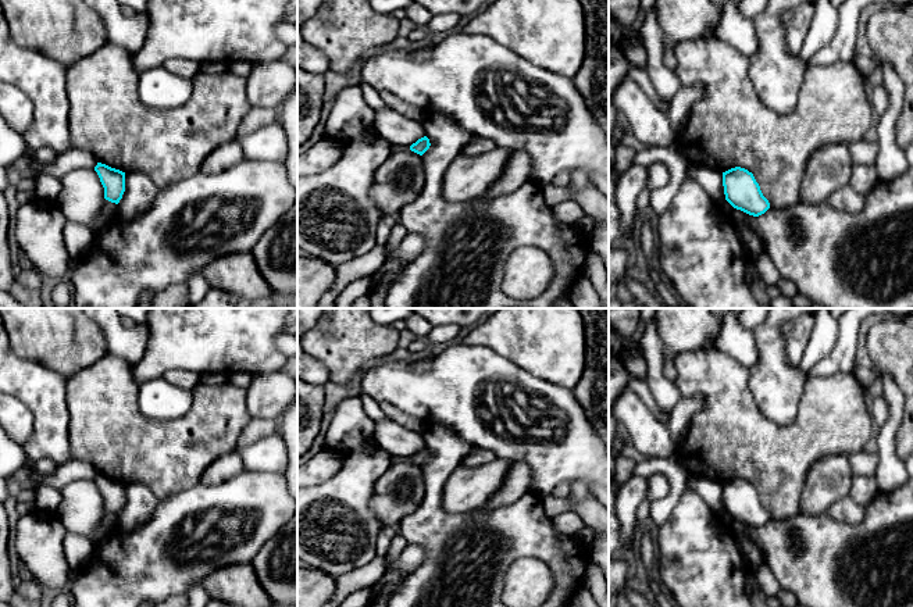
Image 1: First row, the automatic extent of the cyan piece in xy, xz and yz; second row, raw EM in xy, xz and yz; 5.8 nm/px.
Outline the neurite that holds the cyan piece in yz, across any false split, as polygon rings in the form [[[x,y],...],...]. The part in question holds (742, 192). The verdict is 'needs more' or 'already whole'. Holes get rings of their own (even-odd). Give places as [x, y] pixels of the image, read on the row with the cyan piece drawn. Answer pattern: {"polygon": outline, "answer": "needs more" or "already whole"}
{"polygon": [[[735,167],[723,172],[725,200],[737,210],[759,217],[770,208],[752,172]]], "answer": "already whole"}

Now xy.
{"polygon": [[[97,163],[94,167],[104,188],[104,199],[118,204],[125,192],[125,172]]], "answer": "already whole"}

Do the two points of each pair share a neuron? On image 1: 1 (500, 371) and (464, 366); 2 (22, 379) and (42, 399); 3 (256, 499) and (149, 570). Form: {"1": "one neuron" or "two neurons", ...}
{"1": "one neuron", "2": "one neuron", "3": "one neuron"}

